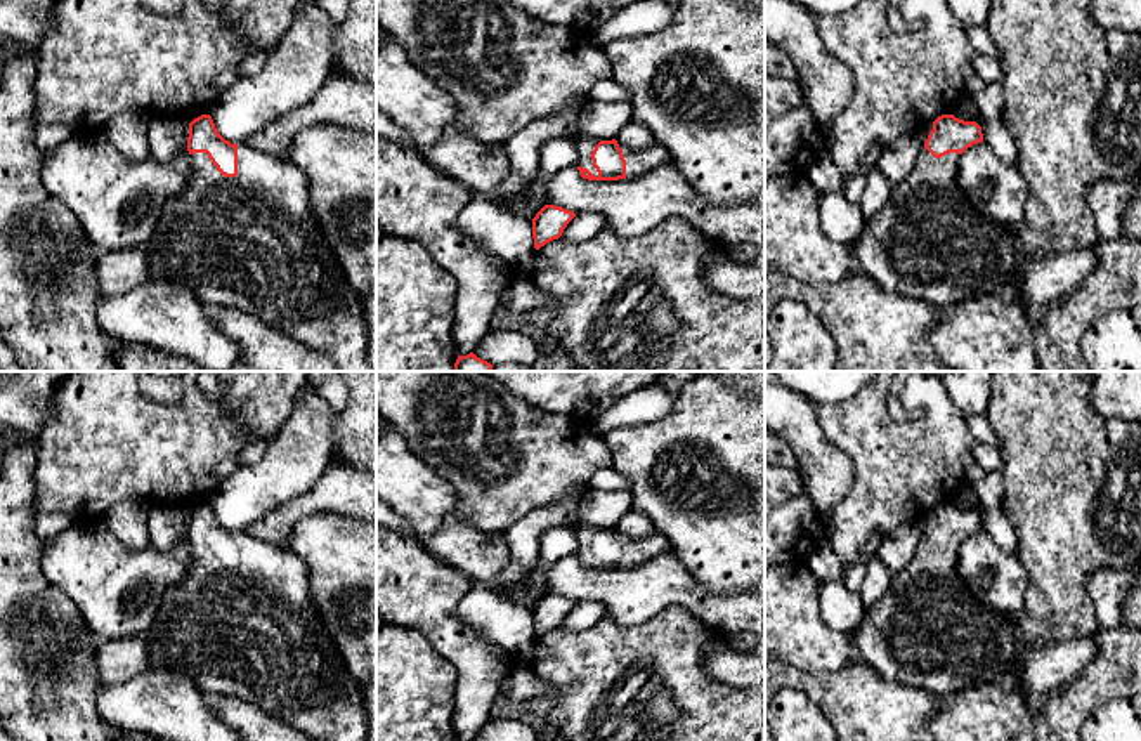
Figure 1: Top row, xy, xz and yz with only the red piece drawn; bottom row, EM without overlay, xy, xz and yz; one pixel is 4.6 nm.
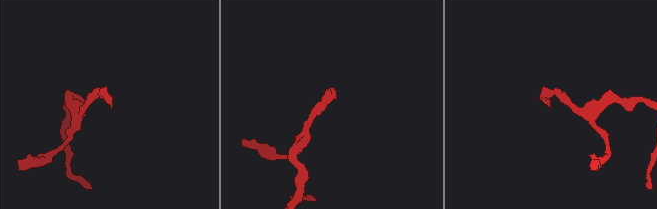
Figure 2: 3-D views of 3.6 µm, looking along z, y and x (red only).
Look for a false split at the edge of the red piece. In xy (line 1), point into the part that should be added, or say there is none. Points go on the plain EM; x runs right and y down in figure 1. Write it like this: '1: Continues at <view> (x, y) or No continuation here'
1: Continues at xy (250, 630)

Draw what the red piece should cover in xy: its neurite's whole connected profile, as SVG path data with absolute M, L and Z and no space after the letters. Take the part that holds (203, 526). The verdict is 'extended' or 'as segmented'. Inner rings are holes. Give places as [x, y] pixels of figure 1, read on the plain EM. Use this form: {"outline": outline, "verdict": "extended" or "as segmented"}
{"outline": "M210 503L189 512L187 540L191 566L166 590L153 625L139 635L149 651L151 666L191 679L206 698L232 696L250 701L312 739L369 741L373 717L364 703L364 687L345 665L312 606L303 561L288 547L231 533L218 522Z", "verdict": "extended"}

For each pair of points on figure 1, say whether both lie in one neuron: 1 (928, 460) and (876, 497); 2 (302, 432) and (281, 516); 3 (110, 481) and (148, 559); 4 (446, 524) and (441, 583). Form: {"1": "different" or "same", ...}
{"1": "same", "2": "different", "3": "different", "4": "different"}

